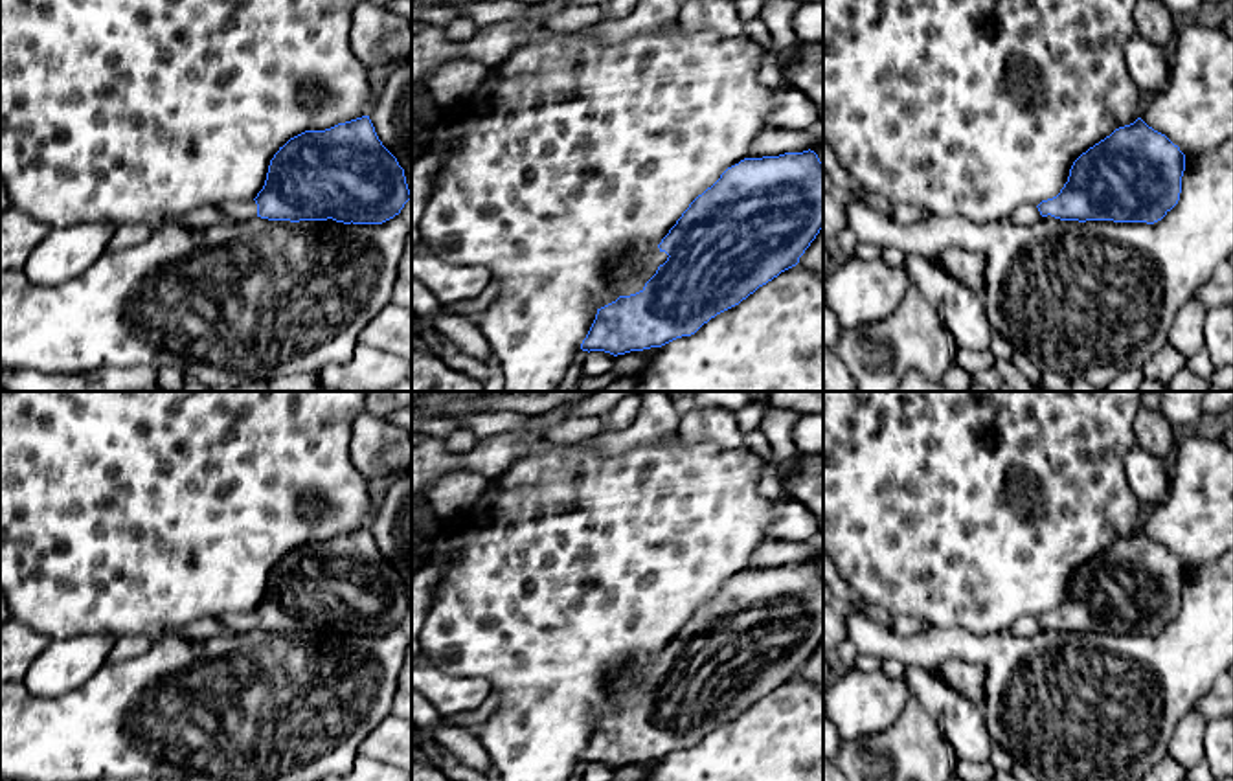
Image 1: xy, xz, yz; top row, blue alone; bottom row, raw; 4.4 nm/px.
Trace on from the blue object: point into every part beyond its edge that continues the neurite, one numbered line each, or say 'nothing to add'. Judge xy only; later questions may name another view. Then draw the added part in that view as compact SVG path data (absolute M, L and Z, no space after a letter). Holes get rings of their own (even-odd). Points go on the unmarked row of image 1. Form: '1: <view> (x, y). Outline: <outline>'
1: xy (234, 622). Outline: M226 612L217 616L217 619L222 621L226 632L248 632L257 628L255 612L248 612L248 614Z

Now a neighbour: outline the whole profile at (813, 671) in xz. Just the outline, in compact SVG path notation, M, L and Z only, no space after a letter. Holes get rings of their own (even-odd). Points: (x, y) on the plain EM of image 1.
M823 640L805 662L805 665L799 669L797 676L823 689Z

